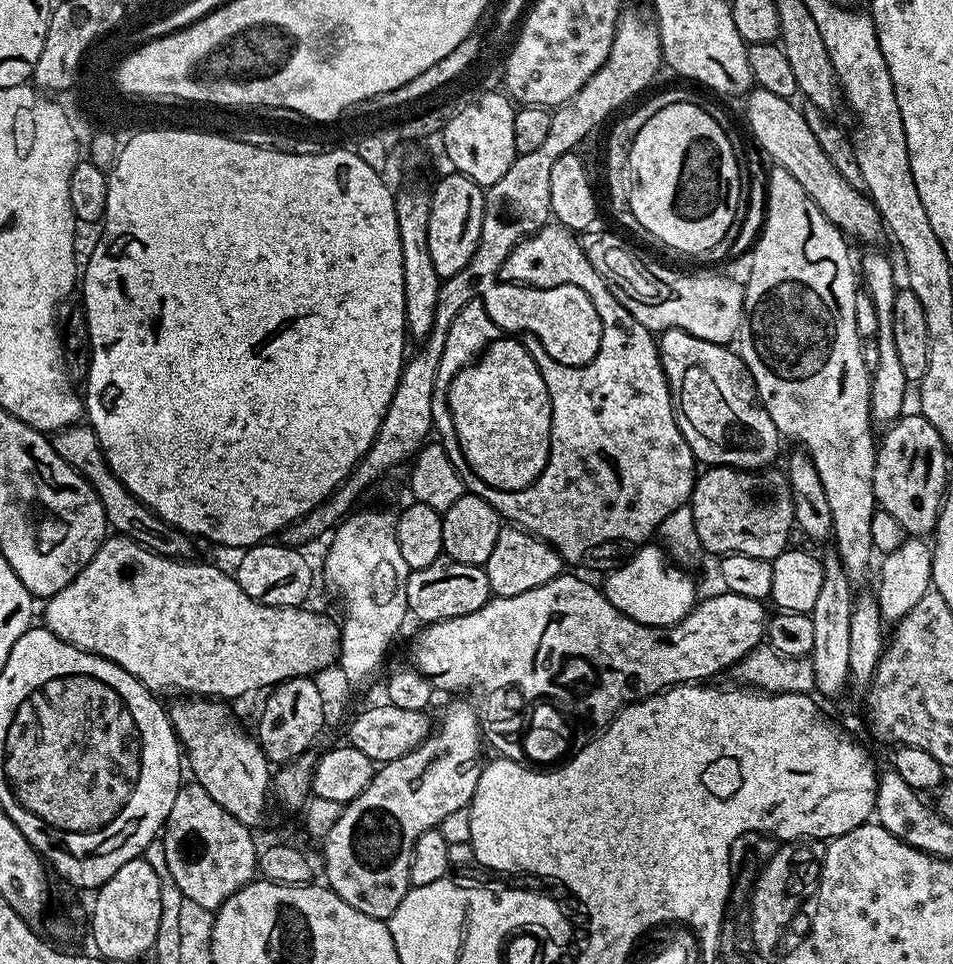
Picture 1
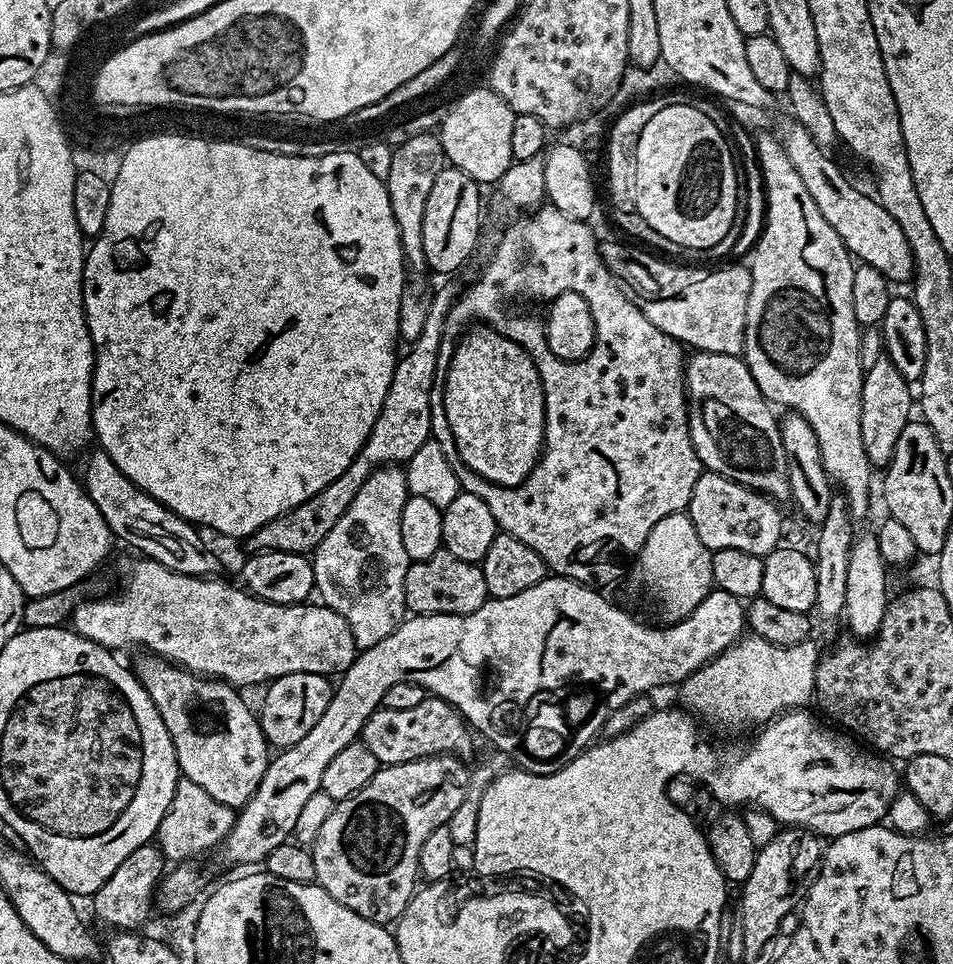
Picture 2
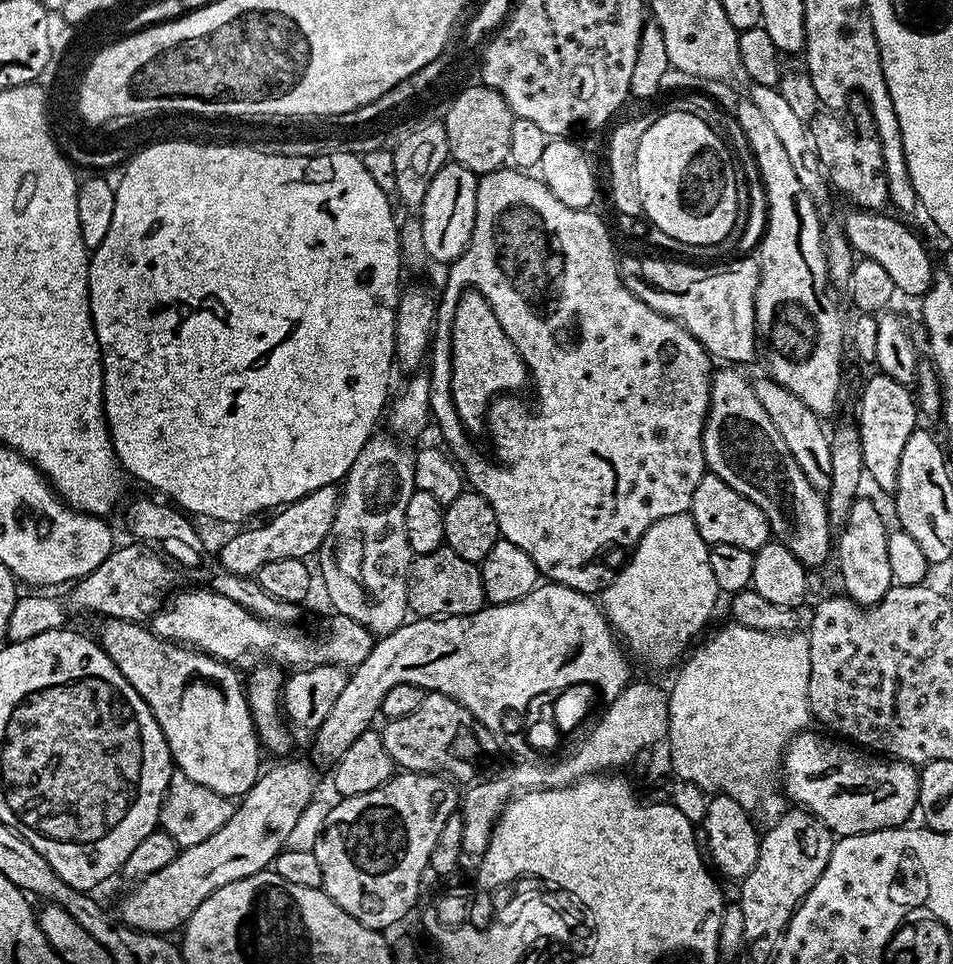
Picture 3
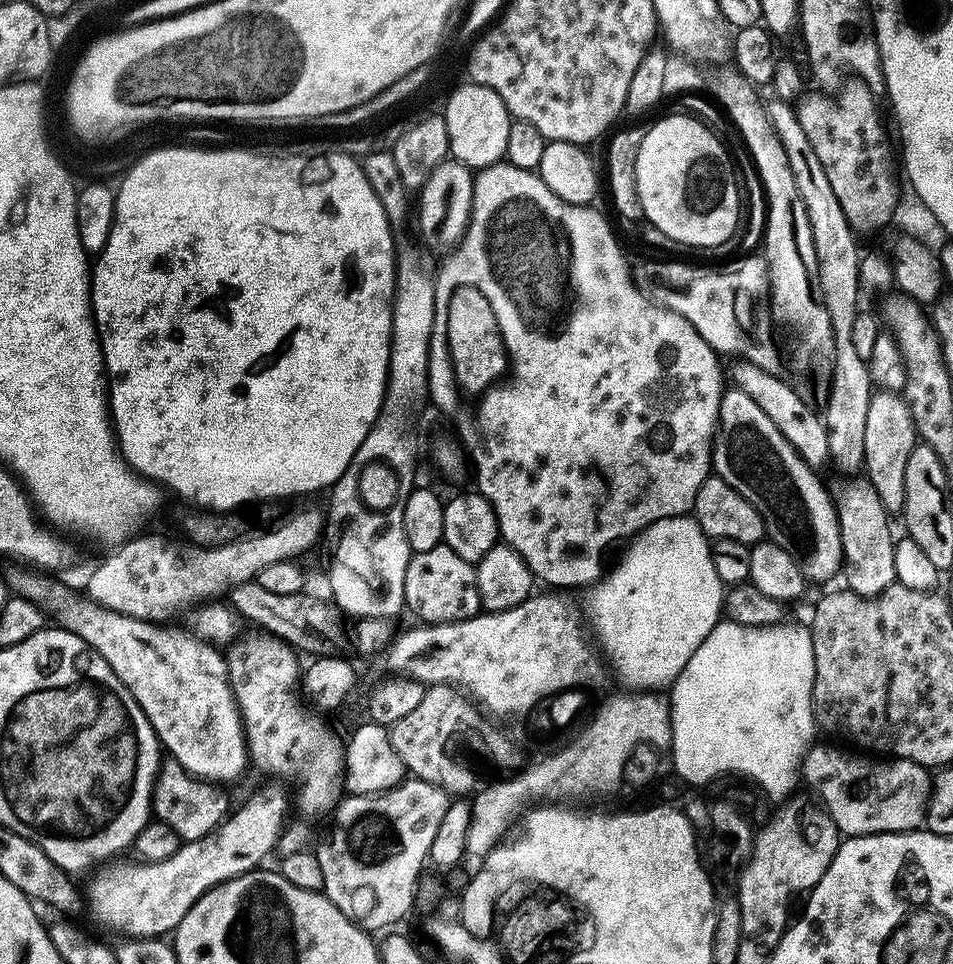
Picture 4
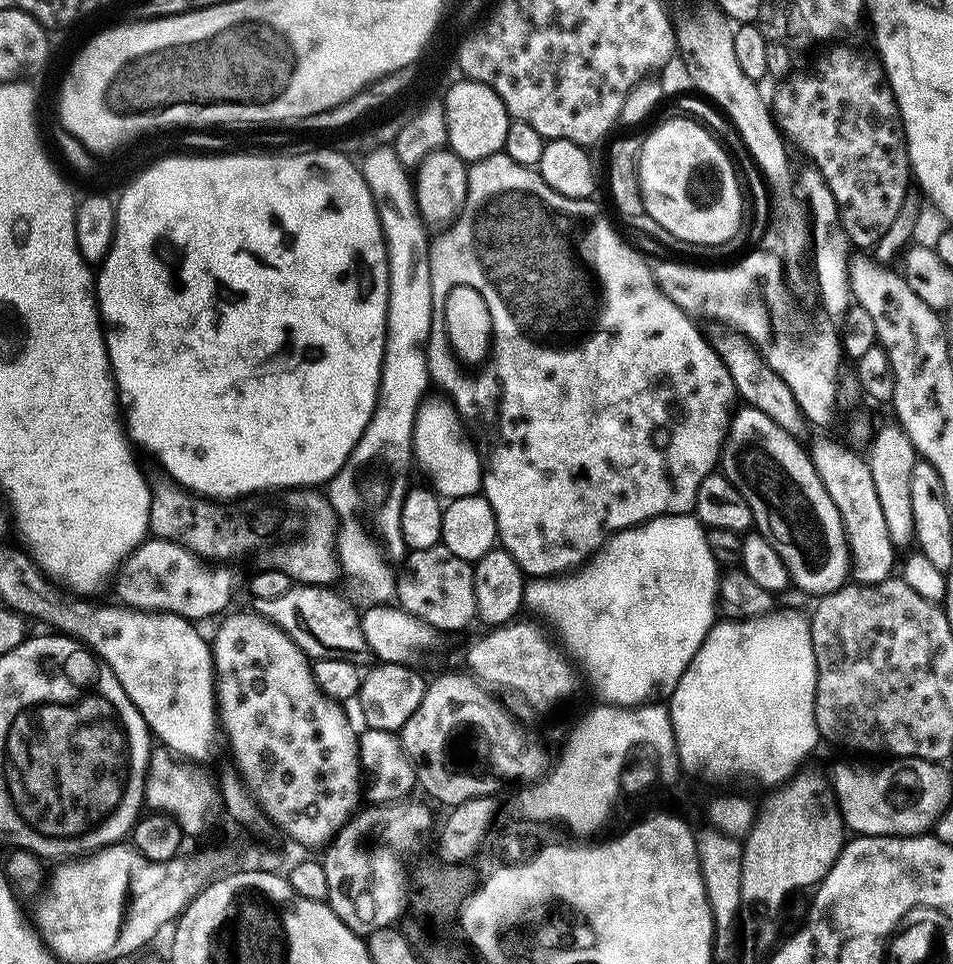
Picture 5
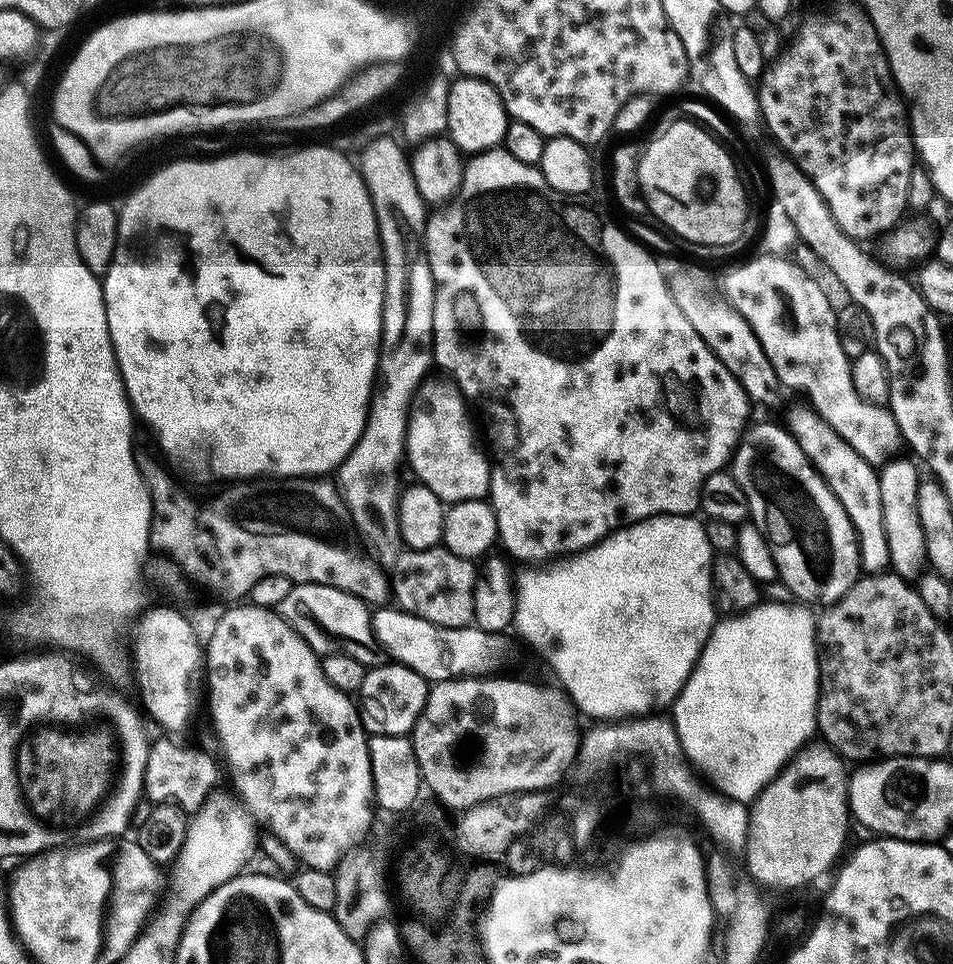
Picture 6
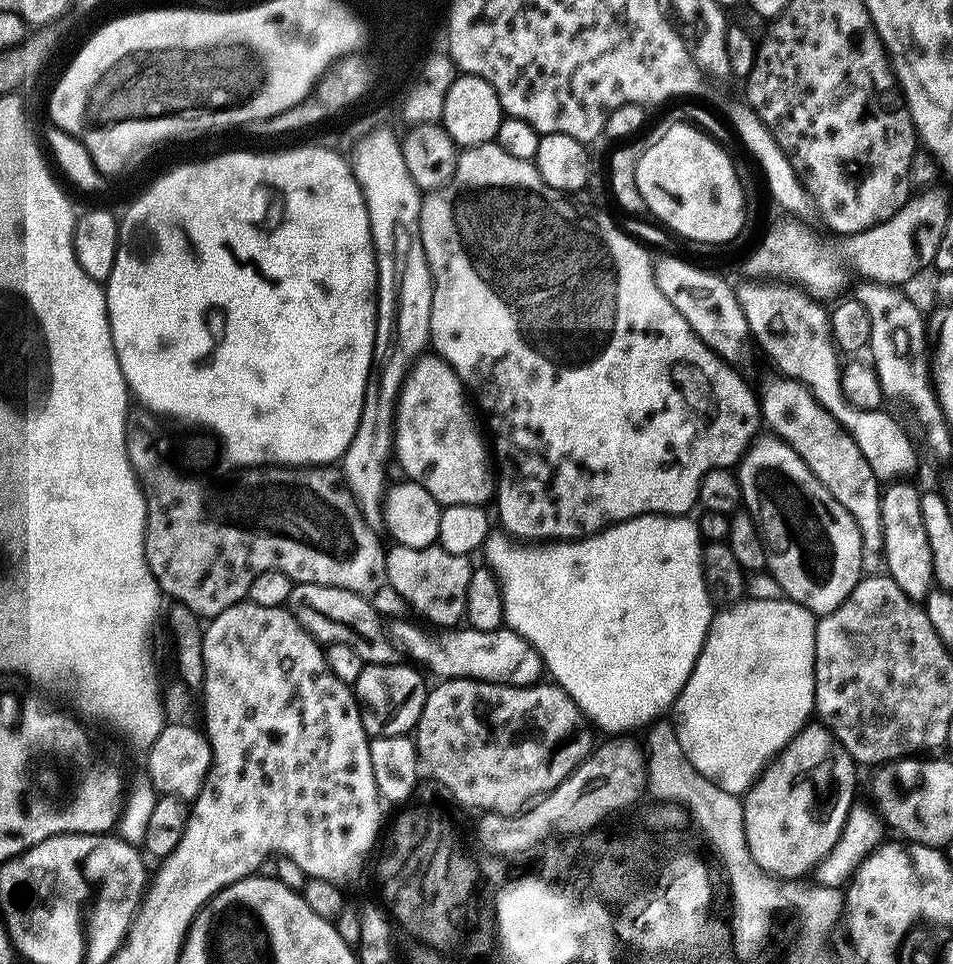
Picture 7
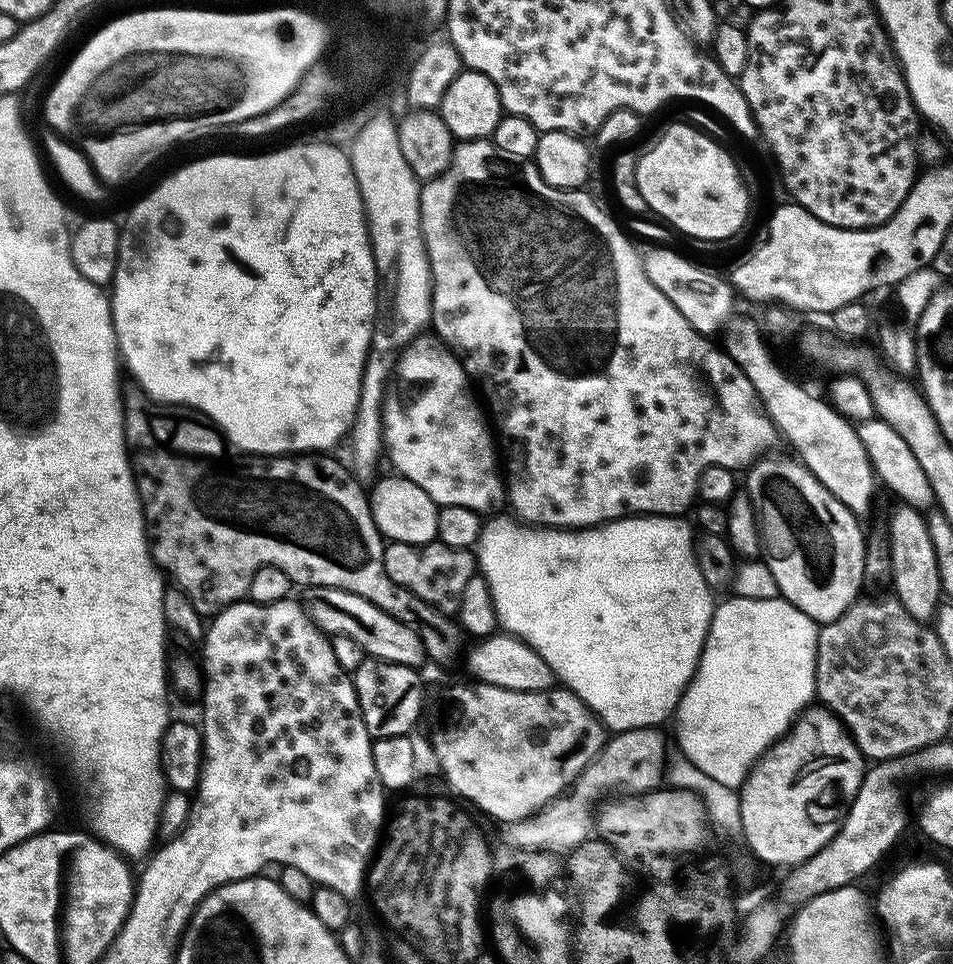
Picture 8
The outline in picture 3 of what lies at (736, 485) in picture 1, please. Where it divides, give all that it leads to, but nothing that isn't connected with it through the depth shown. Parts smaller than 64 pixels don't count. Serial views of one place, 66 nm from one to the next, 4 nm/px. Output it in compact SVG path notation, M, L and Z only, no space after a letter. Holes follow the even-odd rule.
M706 474L698 482L698 490L694 490L692 507L690 509L692 521L698 526L698 534L710 546L713 544L725 544L726 546L742 546L746 550L755 553L756 549L769 543L770 529L766 514L750 502L738 490L726 486L722 478Z

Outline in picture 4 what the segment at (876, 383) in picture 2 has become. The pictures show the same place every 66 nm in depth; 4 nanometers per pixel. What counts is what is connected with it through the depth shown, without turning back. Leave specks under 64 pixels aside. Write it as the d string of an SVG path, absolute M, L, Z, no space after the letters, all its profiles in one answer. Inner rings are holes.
M887 390L873 391L870 410L866 410L866 434L864 435L864 462L866 479L874 486L882 506L890 514L904 510L904 487L906 486L906 464L916 447L916 428L908 414L908 405L903 397Z

